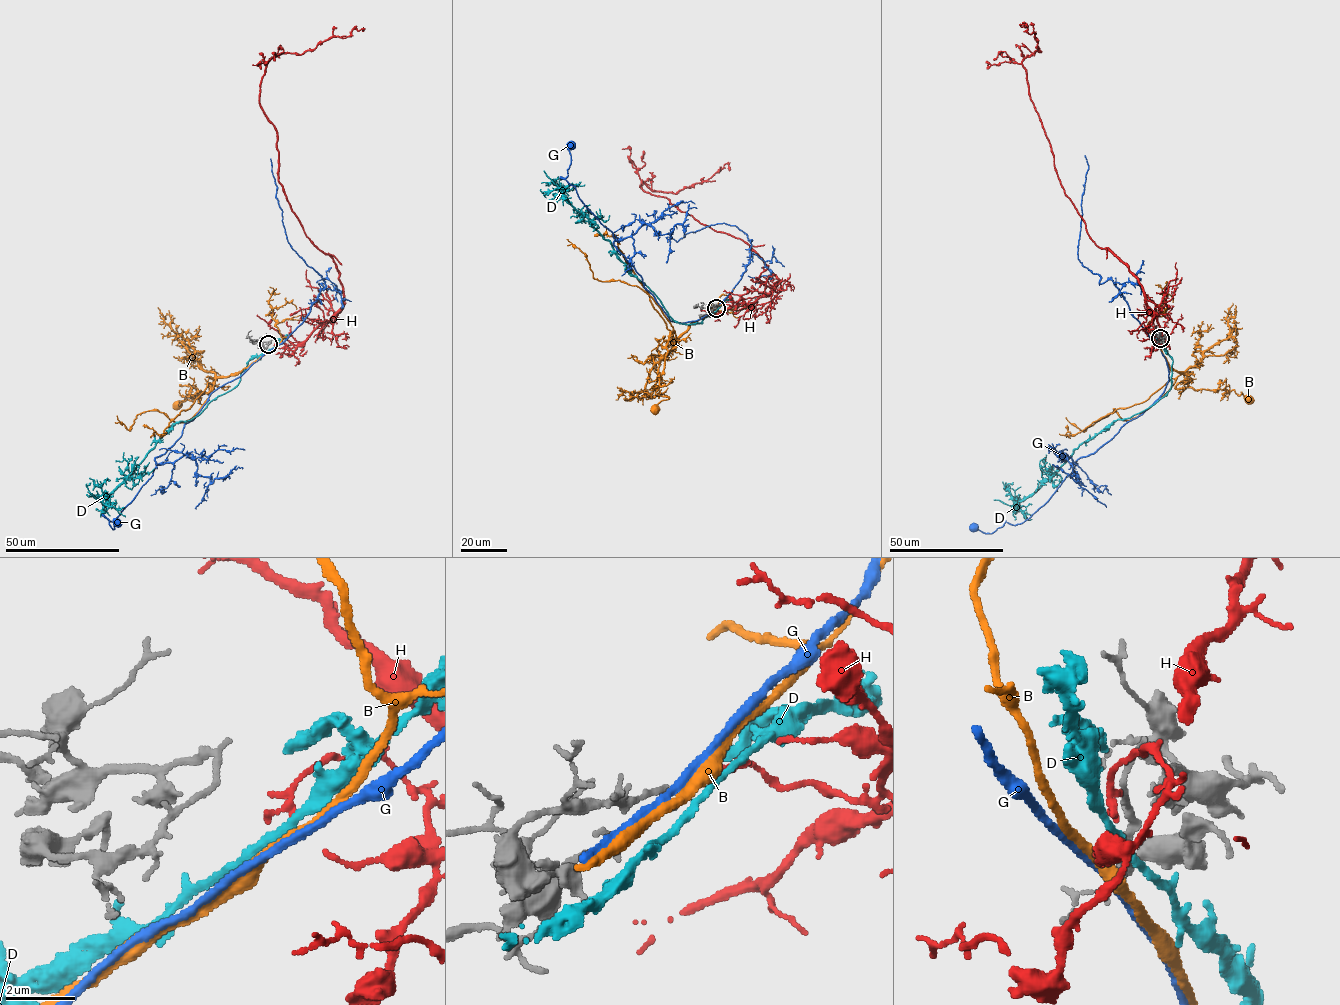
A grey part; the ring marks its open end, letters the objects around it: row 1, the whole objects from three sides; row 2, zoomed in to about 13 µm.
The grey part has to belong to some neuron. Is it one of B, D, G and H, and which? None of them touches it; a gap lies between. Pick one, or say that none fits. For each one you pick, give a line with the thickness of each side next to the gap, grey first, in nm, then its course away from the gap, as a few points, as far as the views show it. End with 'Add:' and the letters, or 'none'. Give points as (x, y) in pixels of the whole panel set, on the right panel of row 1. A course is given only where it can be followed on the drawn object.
Add: none

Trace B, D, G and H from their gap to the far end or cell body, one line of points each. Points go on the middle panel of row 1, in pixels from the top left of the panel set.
B: (720, 305), (692, 322), (674, 343), (669, 334), (665, 367), (655, 392), (669, 398), (661, 400), (655, 409)
D: (718, 308), (706, 315), (702, 323), (677, 323), (559, 189), (542, 192), (545, 197)
G: (719, 304), (696, 320), (671, 321), (642, 279), (613, 244), (613, 234), (565, 179), (571, 163), (569, 144)
H: (722, 304), (754, 303), (778, 279), (741, 239), (639, 187), (642, 180), (677, 193), (726, 163), (729, 170)

